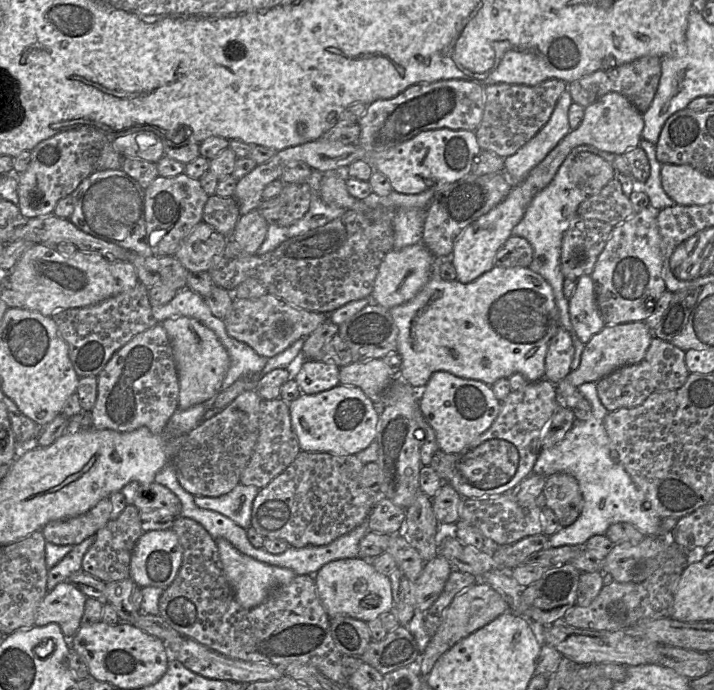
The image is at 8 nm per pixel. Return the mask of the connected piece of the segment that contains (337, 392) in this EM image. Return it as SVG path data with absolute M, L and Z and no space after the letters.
M337 386L316 394L303 394L289 403L291 425L303 452L355 455L376 441L379 411L356 386Z

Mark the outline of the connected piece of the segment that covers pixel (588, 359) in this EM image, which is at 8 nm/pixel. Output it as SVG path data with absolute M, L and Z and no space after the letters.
M644 321L606 325L585 344L579 367L563 380L575 387L586 382L597 383L622 366L639 363L644 358L652 338L653 332Z

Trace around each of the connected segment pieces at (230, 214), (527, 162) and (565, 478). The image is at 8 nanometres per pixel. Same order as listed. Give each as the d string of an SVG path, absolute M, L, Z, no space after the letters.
M210 195L204 205L202 221L230 238L240 217L239 206L234 197Z
M564 91L546 125L515 154L504 158L504 172L513 184L524 181L530 171L571 131L568 110L572 103L569 91Z
M564 472L548 476L543 494L546 497L546 506L553 510L562 527L567 527L577 520L584 500L574 476Z

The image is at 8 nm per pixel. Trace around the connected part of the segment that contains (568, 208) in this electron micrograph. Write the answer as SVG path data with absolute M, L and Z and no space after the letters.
M579 145L573 148L559 167L553 180L532 199L522 220L513 228L512 236L525 238L533 248L533 261L528 266L540 274L552 287L560 316L560 327L575 334L569 315L569 300L564 296L563 284L565 277L561 272L561 246L563 234L572 219L577 215L578 206L588 197L570 180L570 166L577 154L591 152L613 165L616 154L597 149L592 145Z

